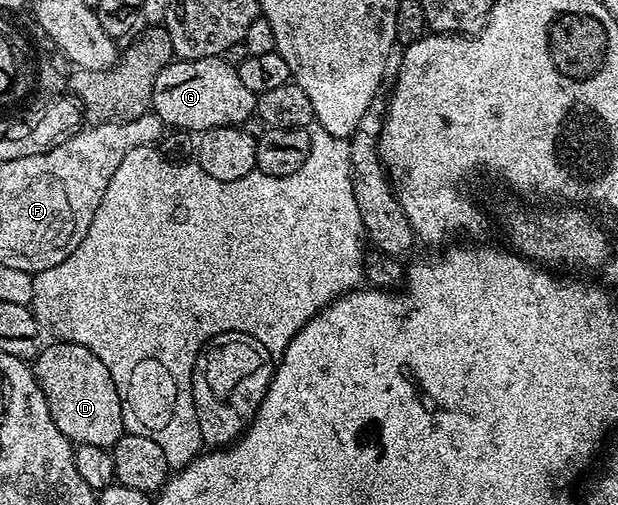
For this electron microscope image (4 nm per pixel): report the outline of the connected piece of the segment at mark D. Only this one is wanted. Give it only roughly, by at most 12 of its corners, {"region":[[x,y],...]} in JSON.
{"region":[[52,341],[34,374],[73,444],[110,449],[126,421],[110,369]]}

